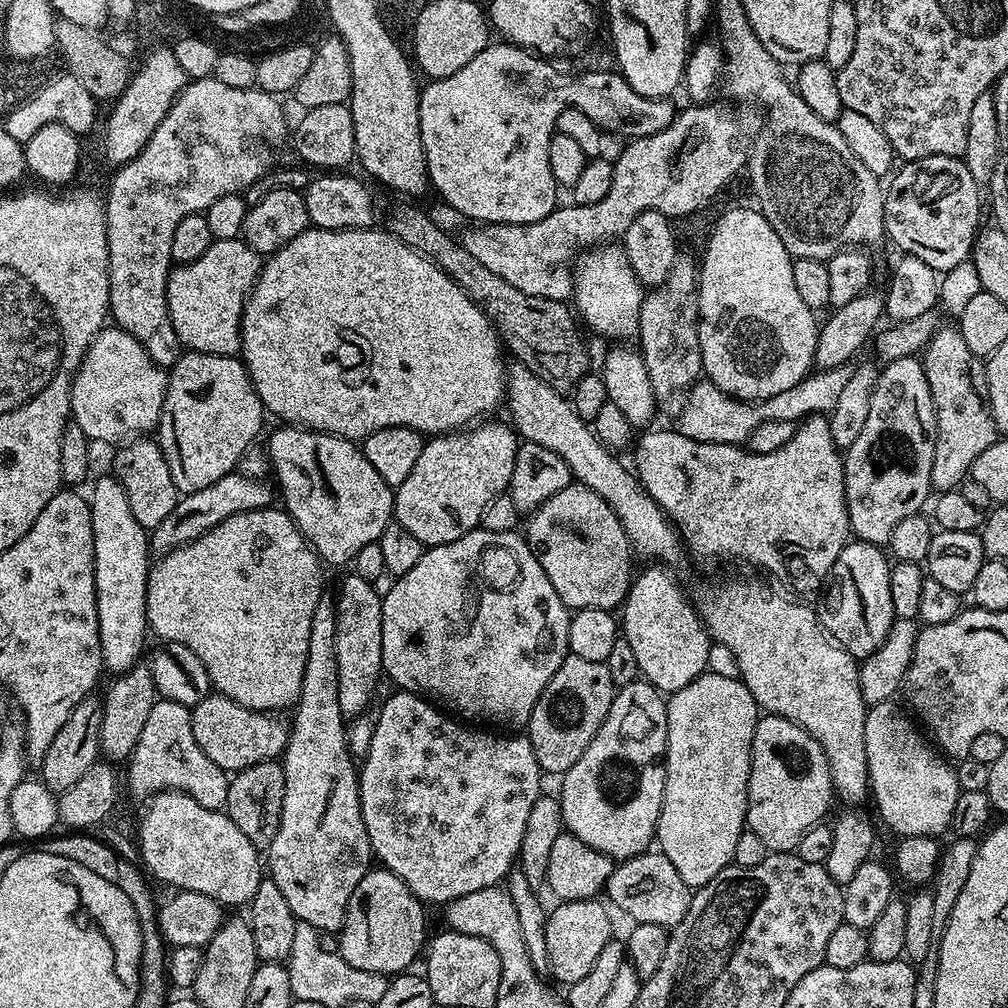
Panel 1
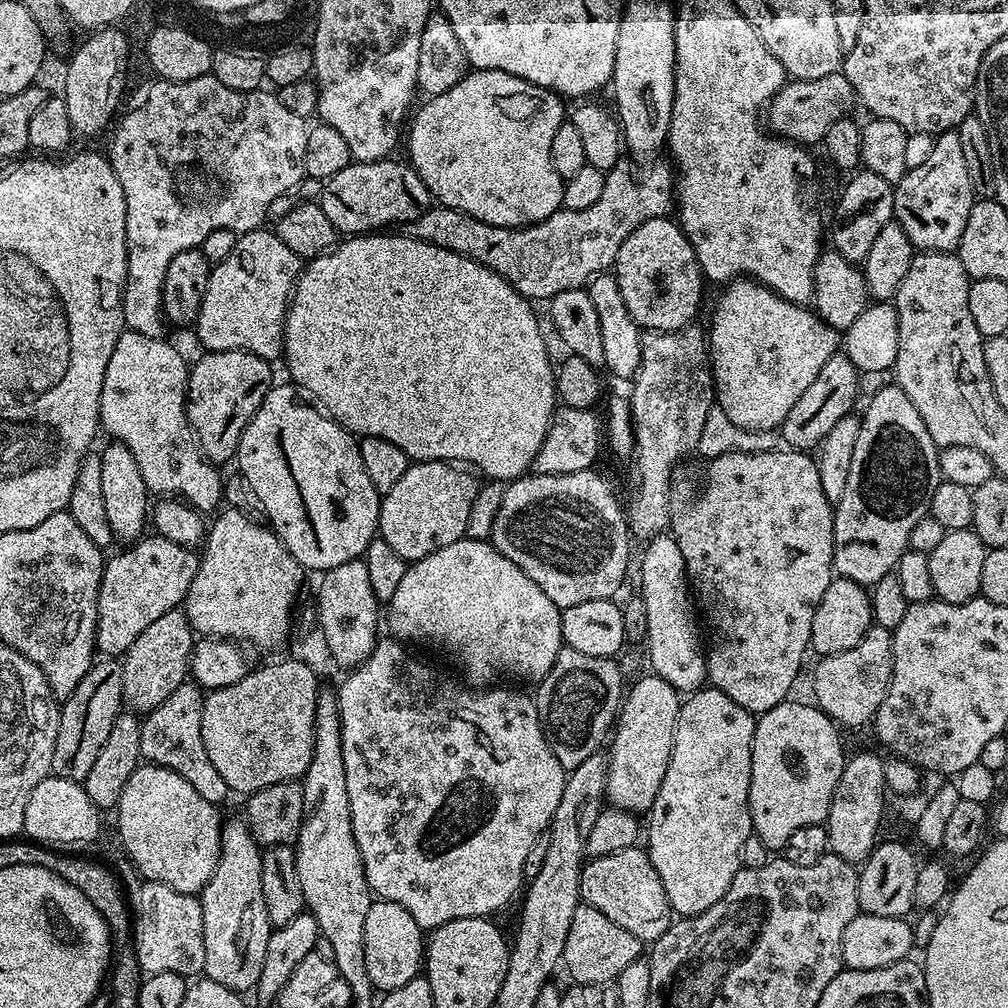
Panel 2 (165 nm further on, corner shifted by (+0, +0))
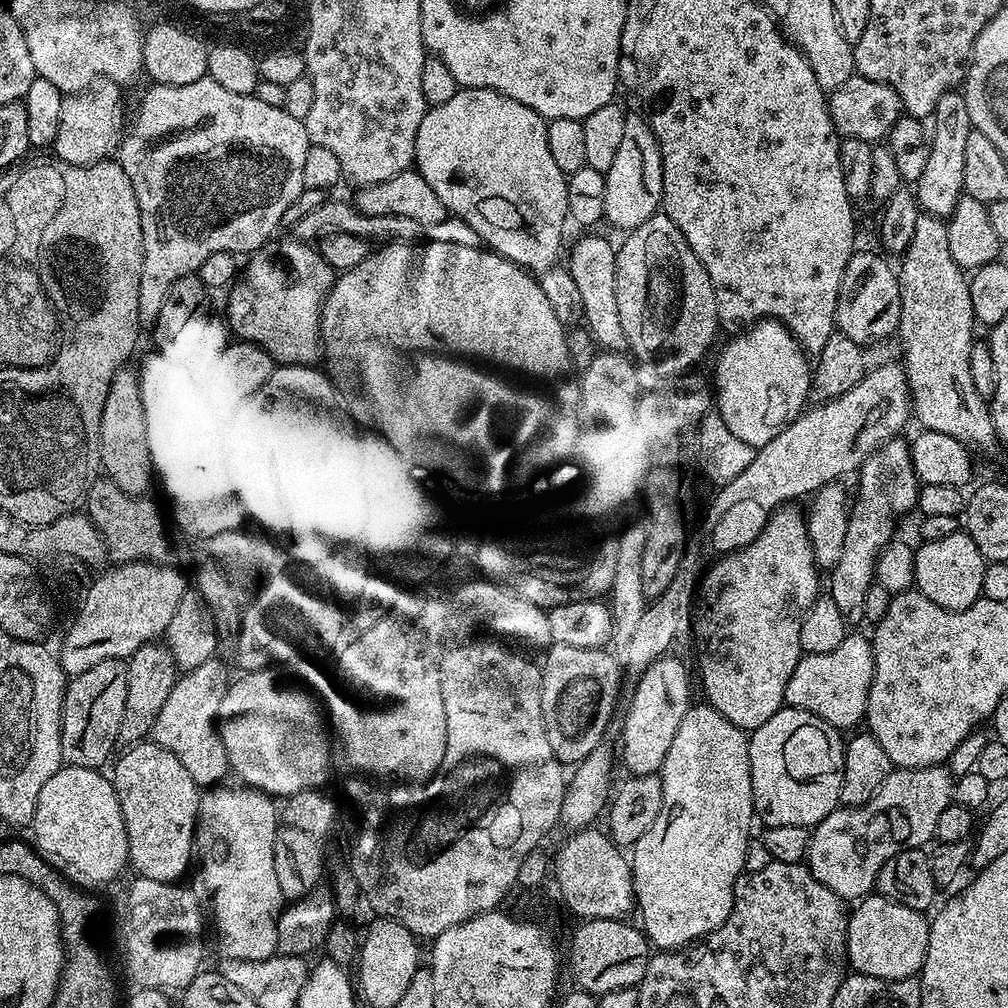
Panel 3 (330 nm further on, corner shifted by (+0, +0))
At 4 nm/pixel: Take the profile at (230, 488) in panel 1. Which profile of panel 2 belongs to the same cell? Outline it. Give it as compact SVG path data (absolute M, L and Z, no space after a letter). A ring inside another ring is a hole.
M155 534L145 535L135 541L125 552L109 559L104 566L102 582L98 590L98 622L96 623L96 651L108 658L123 657L125 650L134 646L134 638L151 626L156 619L162 618L172 608L180 608L190 590L190 582L194 582L194 574L198 556L191 547L170 542L170 538L162 538Z

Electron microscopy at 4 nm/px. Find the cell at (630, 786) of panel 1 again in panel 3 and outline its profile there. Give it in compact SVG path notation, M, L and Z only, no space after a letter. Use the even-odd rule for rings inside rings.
M665 654L656 660L646 674L631 689L632 705L628 708L628 717L624 720L624 764L632 776L650 776L659 773L666 762L666 754L670 754L670 742L674 742L674 734L678 734L678 726L682 726L682 718L688 712L688 668L673 654Z

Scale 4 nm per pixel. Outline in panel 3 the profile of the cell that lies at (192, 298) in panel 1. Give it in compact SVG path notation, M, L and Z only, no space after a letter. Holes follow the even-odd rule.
M289 238L281 242L277 248L265 246L247 257L248 265L243 265L242 275L231 285L228 296L227 327L233 337L244 342L257 344L271 354L273 361L281 365L311 365L312 360L321 355L320 342L320 307L328 292L336 283L337 273L322 258L322 254L311 243Z

